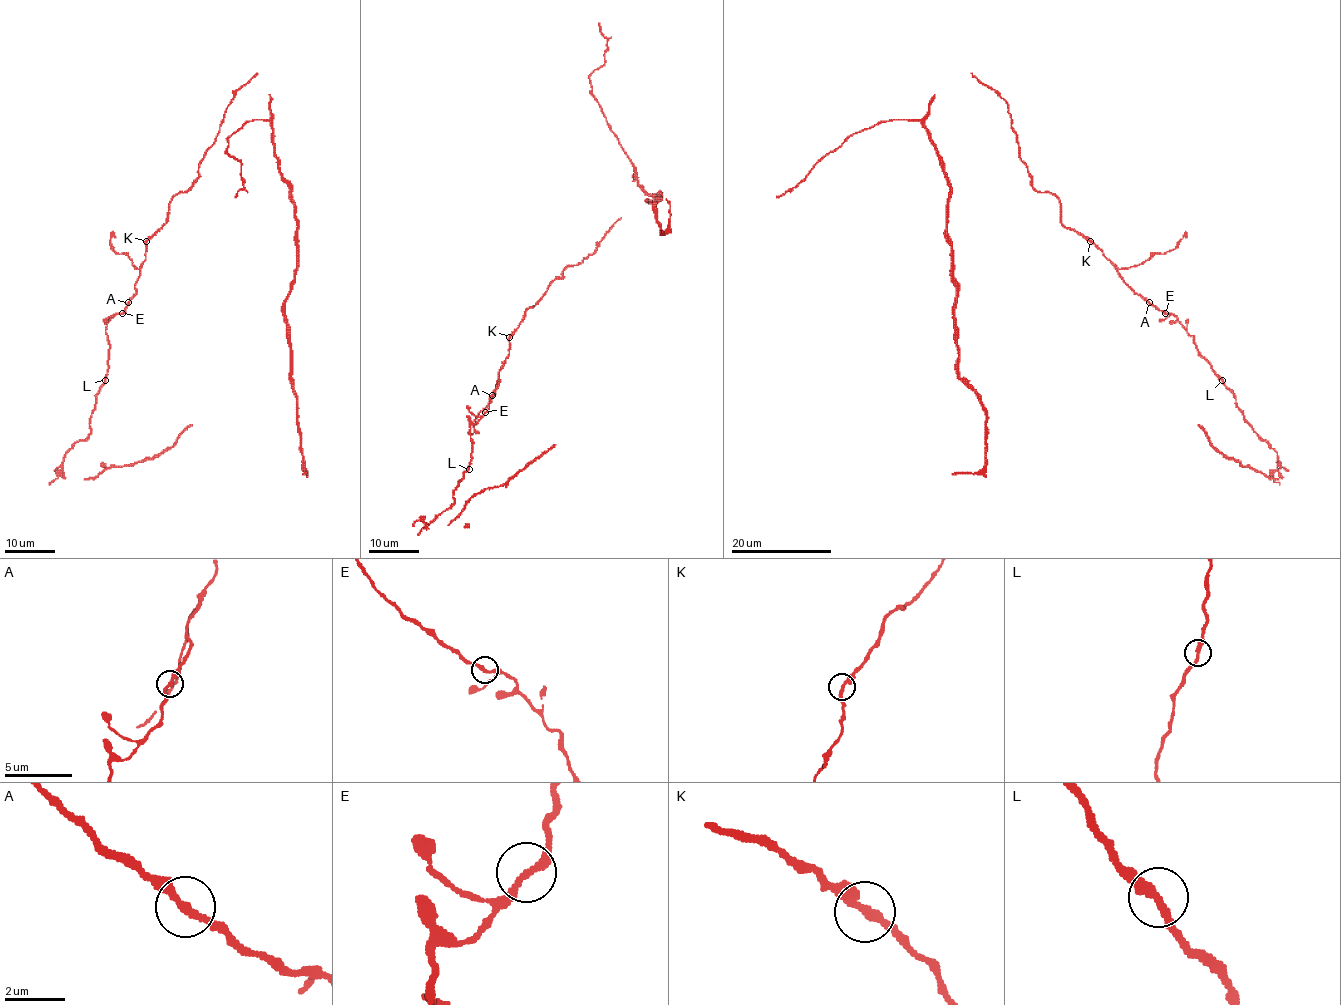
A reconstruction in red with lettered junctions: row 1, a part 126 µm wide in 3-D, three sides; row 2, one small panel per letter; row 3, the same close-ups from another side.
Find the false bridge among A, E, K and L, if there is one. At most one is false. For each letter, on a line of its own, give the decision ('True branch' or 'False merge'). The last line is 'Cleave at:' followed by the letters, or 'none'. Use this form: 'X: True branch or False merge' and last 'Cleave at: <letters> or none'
A: True branch
E: True branch
K: True branch
L: False merge
Cleave at: L

